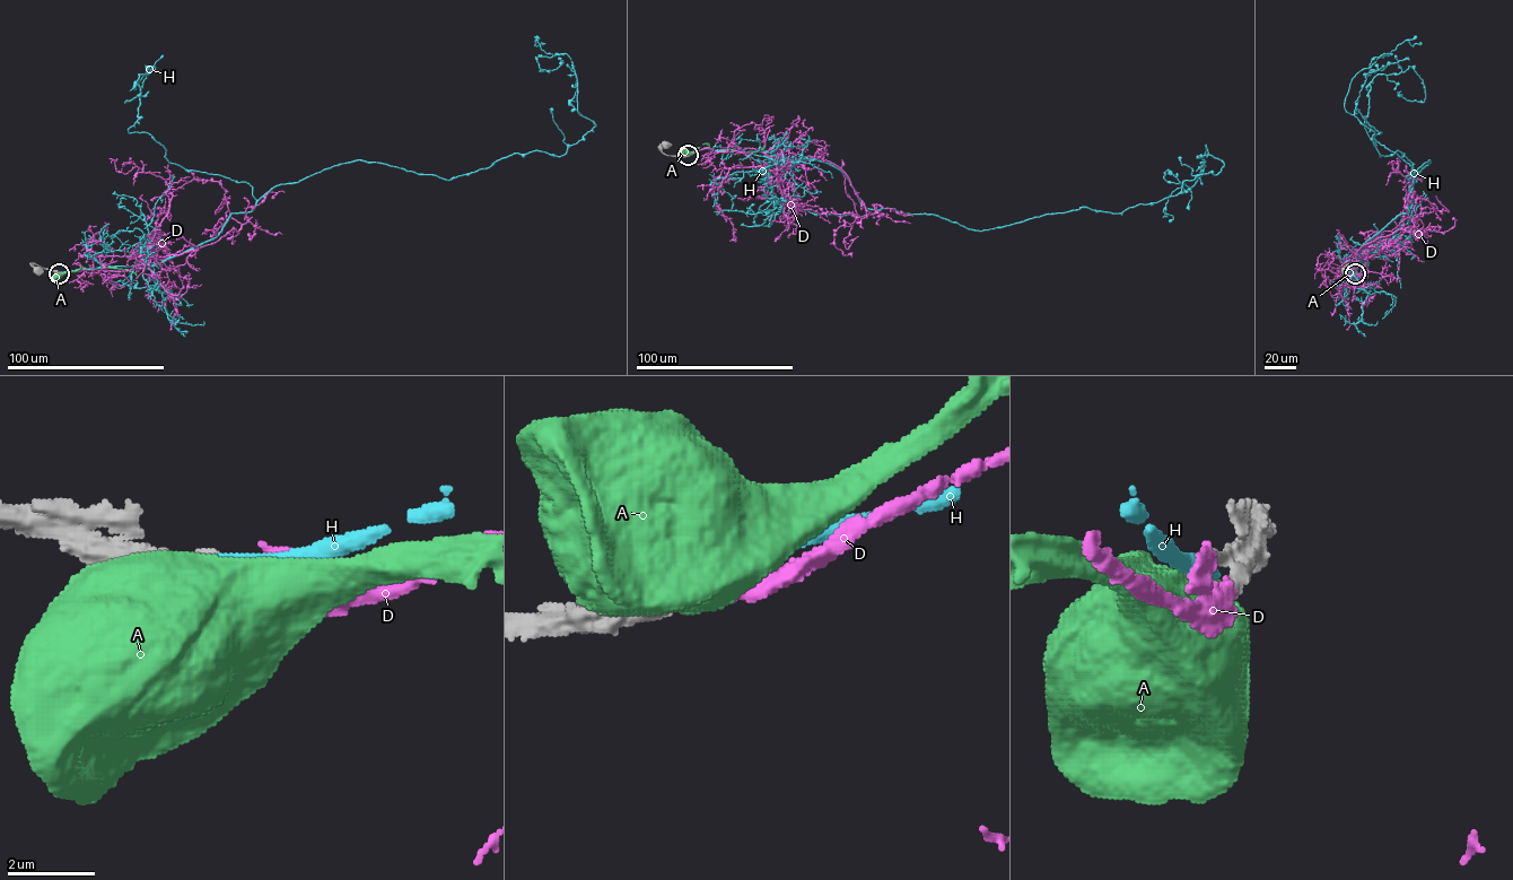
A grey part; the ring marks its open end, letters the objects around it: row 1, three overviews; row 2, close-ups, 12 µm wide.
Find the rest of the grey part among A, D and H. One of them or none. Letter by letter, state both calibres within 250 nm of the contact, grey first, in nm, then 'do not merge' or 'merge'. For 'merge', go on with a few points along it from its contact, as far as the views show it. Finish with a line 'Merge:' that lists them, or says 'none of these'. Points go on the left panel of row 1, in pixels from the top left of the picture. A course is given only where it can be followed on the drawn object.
A: 240 nm thick on the grey side, 750 nm on the other; do not merge
D: 240 nm thick on the grey side, 280 nm on the other; merge; it runs (60, 273), (127, 271), (152, 259), (215, 242), (241, 228), (229, 216), (226, 199), (216, 210), (229, 195)
H: 240 nm thick on the grey side, 550 nm on the other; do not merge
Merge: D

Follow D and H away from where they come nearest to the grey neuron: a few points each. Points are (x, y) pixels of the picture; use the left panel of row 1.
D: (60, 273), (127, 271), (152, 259), (215, 242), (241, 228), (229, 216), (226, 199), (216, 210), (229, 195)
H: (59, 272), (156, 266), (339, 164), (451, 180), (560, 156), (595, 124), (571, 59), (535, 57), (558, 57)

